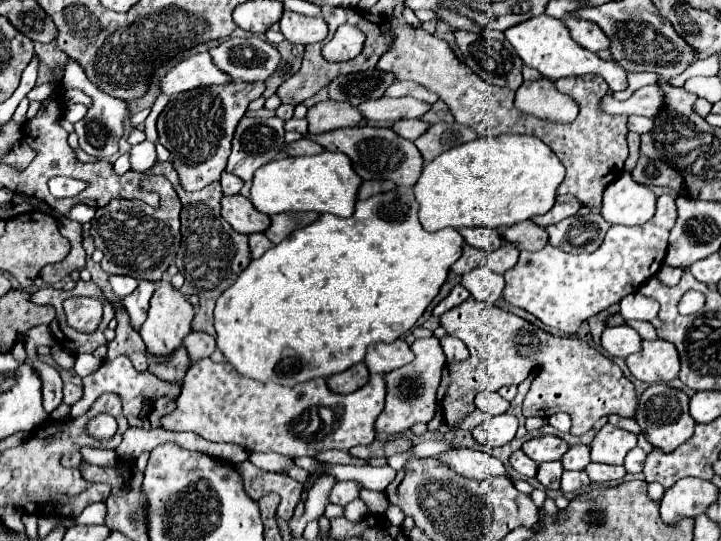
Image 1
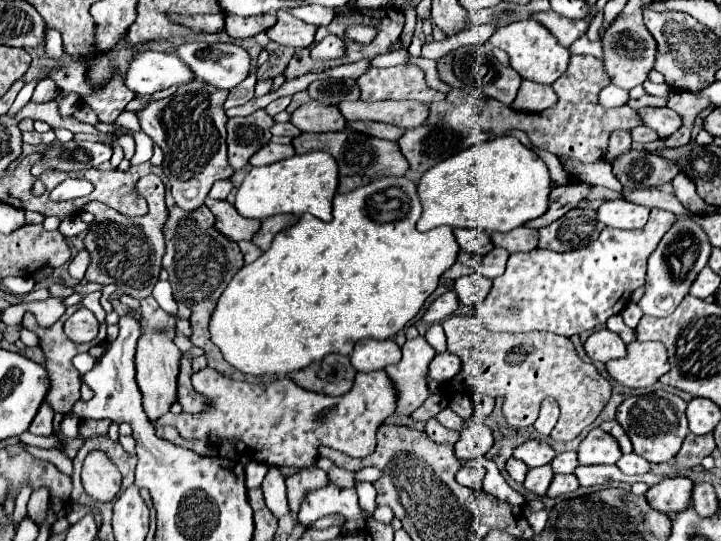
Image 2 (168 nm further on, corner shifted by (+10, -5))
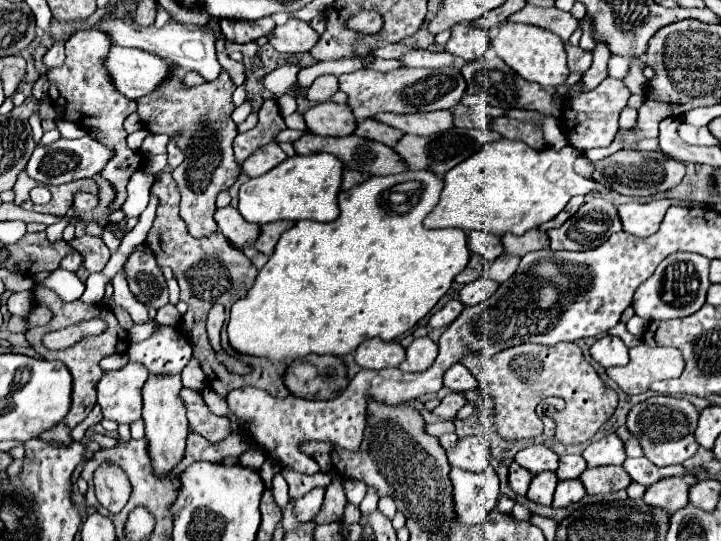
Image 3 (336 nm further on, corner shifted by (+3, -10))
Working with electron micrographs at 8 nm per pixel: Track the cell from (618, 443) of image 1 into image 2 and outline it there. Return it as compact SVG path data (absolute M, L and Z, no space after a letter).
M600 427L592 429L578 447L580 465L614 465L622 451L616 439L604 433Z

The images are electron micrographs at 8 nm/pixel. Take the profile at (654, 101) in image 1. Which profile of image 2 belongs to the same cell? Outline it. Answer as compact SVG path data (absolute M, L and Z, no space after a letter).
M640 107L638 117L642 125L654 129L660 137L668 137L680 127L680 115L670 107Z

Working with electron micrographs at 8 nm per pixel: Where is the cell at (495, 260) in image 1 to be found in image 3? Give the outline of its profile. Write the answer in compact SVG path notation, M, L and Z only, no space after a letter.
M501 254L495 262L491 262L489 264L489 268L487 268L487 276L489 278L493 278L495 282L505 282L507 278L511 278L513 274L515 274L515 270L517 270L517 266L519 266L519 256L513 256L513 254Z

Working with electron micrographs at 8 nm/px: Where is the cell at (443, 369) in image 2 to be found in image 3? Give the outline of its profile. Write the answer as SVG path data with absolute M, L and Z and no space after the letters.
M455 364L447 370L447 374L443 378L443 386L453 392L465 392L465 390L475 390L477 382L463 364Z

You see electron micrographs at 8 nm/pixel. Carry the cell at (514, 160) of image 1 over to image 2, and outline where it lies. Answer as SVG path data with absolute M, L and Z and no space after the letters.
M498 137L440 161L418 179L422 215L416 229L430 231L448 225L508 233L544 215L548 209L548 195L550 173L546 163L516 137Z

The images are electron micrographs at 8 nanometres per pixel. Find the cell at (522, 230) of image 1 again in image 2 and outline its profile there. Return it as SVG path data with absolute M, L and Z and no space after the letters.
M516 227L508 233L492 233L490 235L494 247L502 247L508 253L516 253L516 251L532 251L538 247L538 231L536 229L528 229L528 227Z

